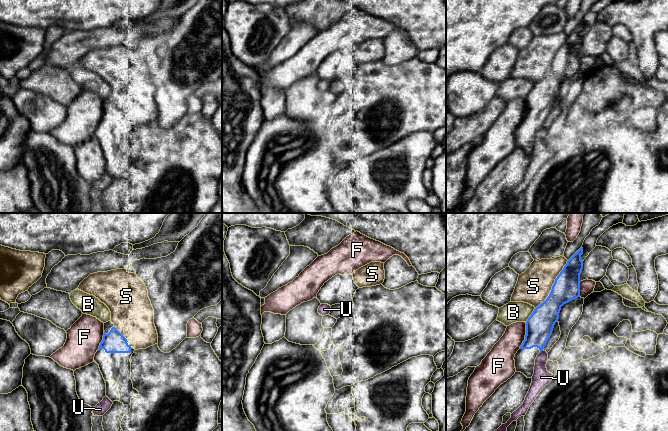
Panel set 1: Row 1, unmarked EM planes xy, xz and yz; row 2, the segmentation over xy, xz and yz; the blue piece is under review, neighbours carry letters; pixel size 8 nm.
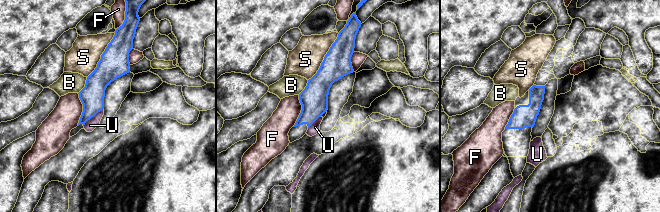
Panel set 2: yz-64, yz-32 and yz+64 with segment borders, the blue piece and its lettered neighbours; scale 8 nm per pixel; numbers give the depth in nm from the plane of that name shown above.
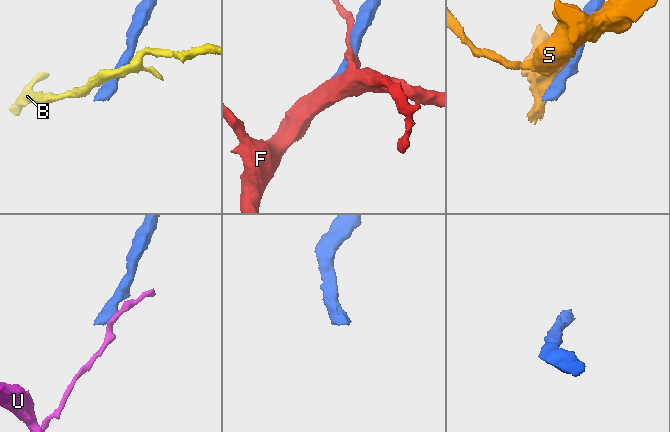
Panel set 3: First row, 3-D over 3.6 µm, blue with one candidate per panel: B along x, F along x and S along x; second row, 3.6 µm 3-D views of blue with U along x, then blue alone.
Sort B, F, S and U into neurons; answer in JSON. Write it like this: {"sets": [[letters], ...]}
{"sets": [["B"], ["F"], ["S"], ["U"]]}

